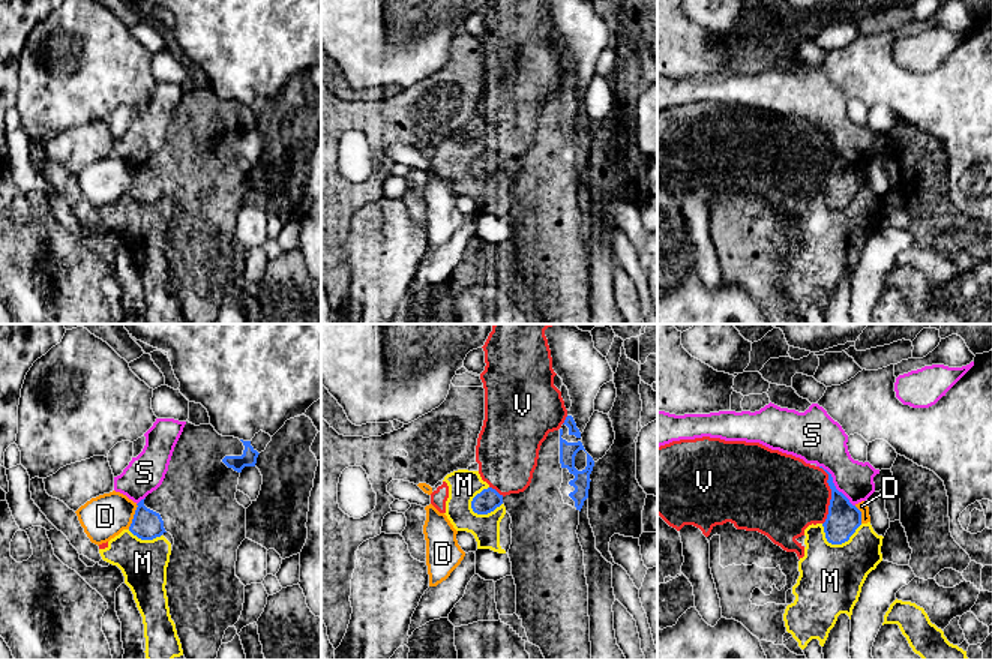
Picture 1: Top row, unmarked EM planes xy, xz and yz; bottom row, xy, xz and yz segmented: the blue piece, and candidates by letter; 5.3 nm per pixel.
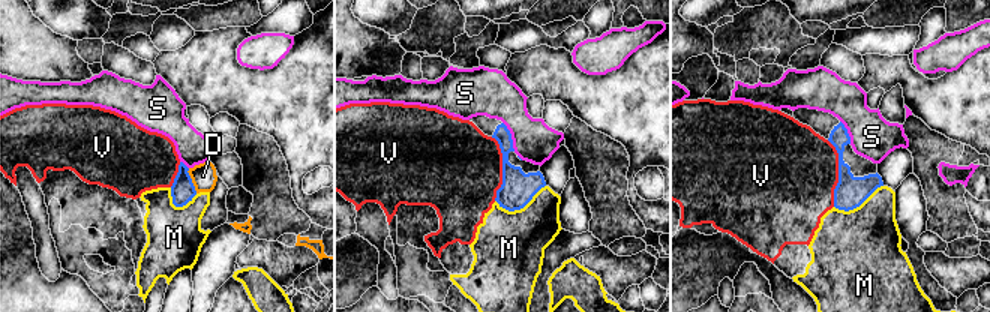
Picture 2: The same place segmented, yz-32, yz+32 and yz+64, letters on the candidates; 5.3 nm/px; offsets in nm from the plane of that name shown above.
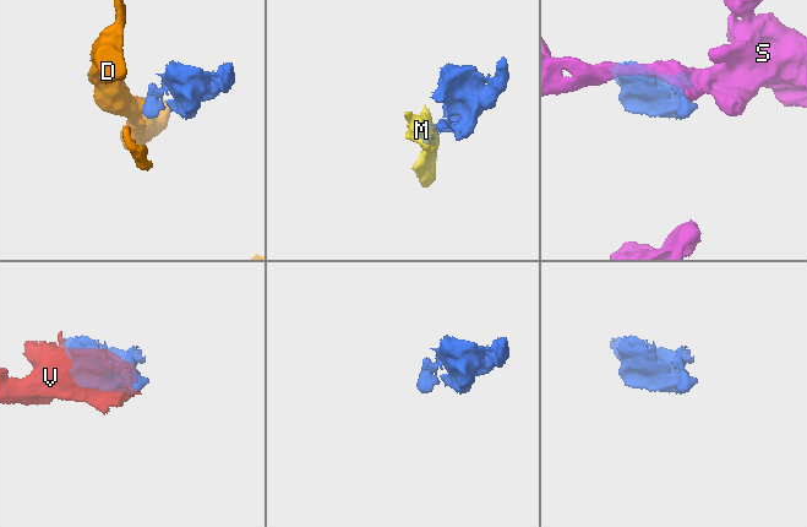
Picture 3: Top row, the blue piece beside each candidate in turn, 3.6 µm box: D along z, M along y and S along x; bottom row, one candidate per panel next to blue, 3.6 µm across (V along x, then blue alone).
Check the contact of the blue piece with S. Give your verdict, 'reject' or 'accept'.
reject

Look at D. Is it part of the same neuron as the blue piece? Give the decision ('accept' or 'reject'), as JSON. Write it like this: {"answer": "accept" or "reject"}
{"answer": "reject"}

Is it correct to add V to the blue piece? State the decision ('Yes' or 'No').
No

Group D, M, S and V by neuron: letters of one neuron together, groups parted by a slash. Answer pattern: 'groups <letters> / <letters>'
groups D / M V / S

